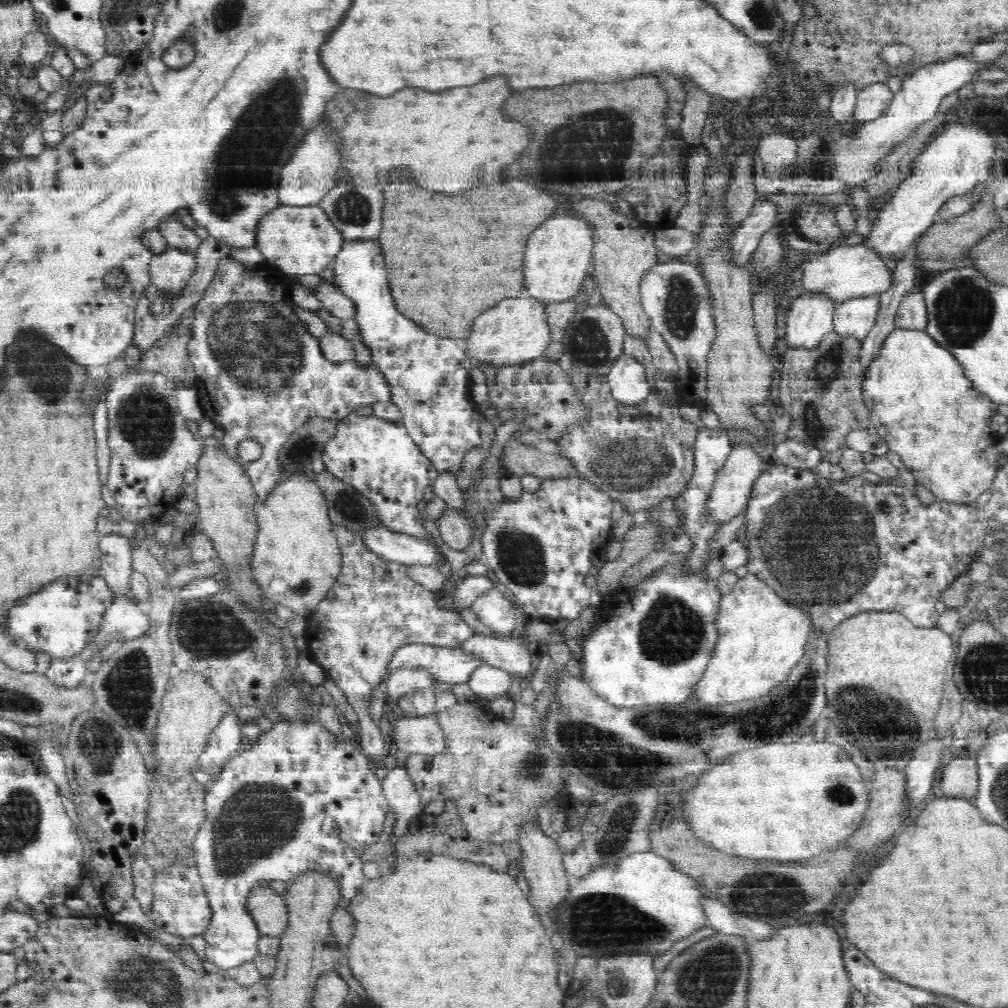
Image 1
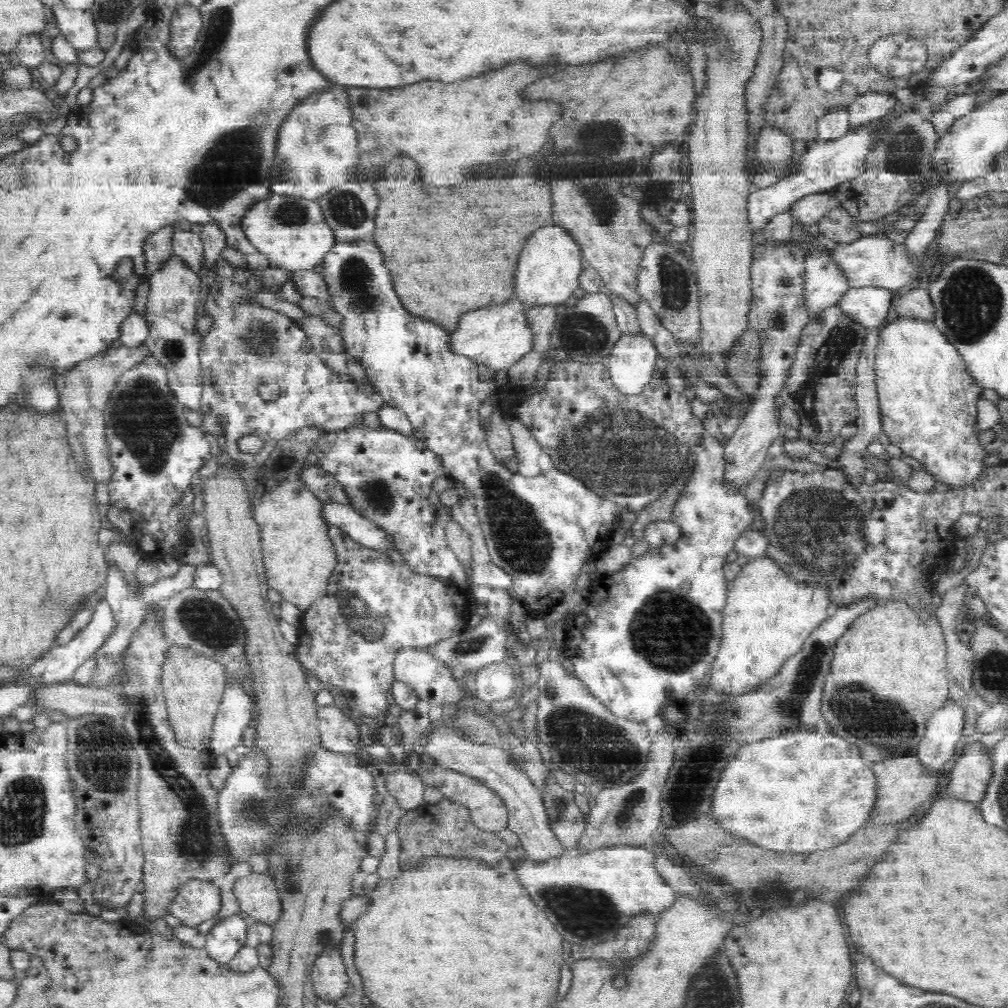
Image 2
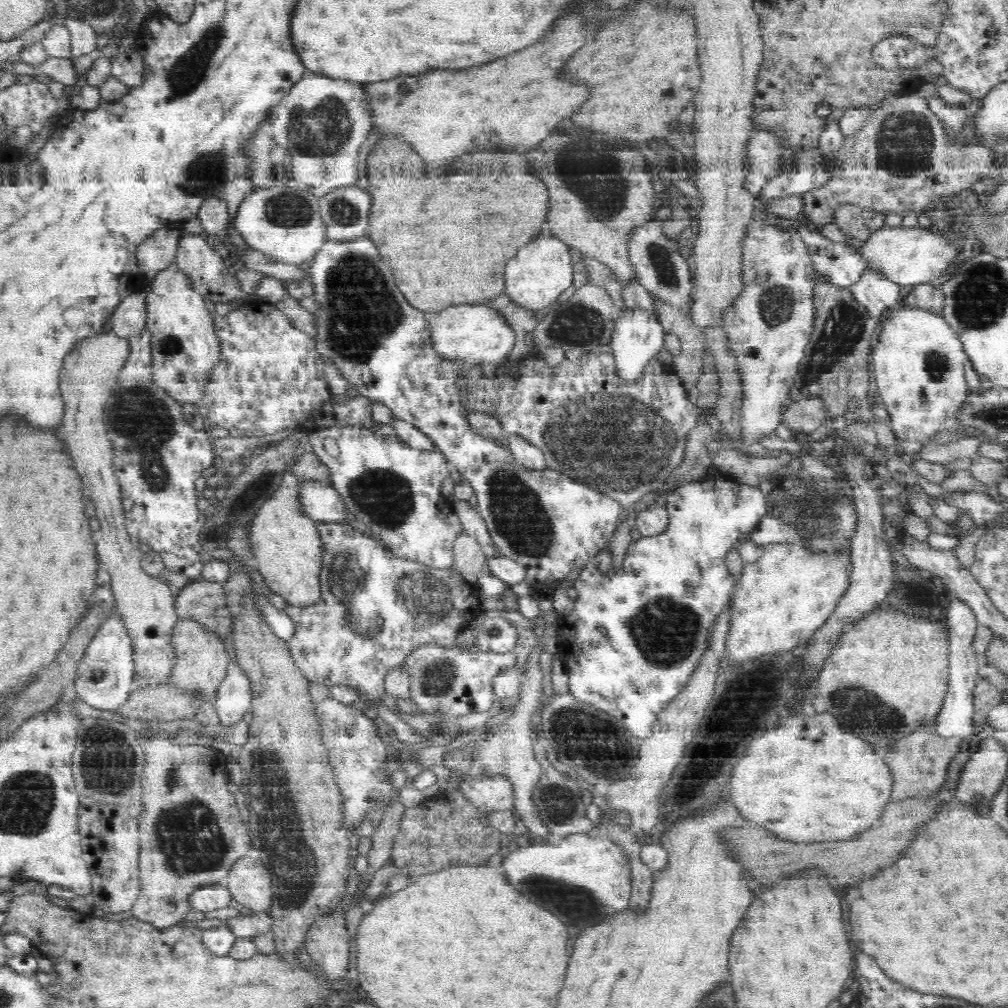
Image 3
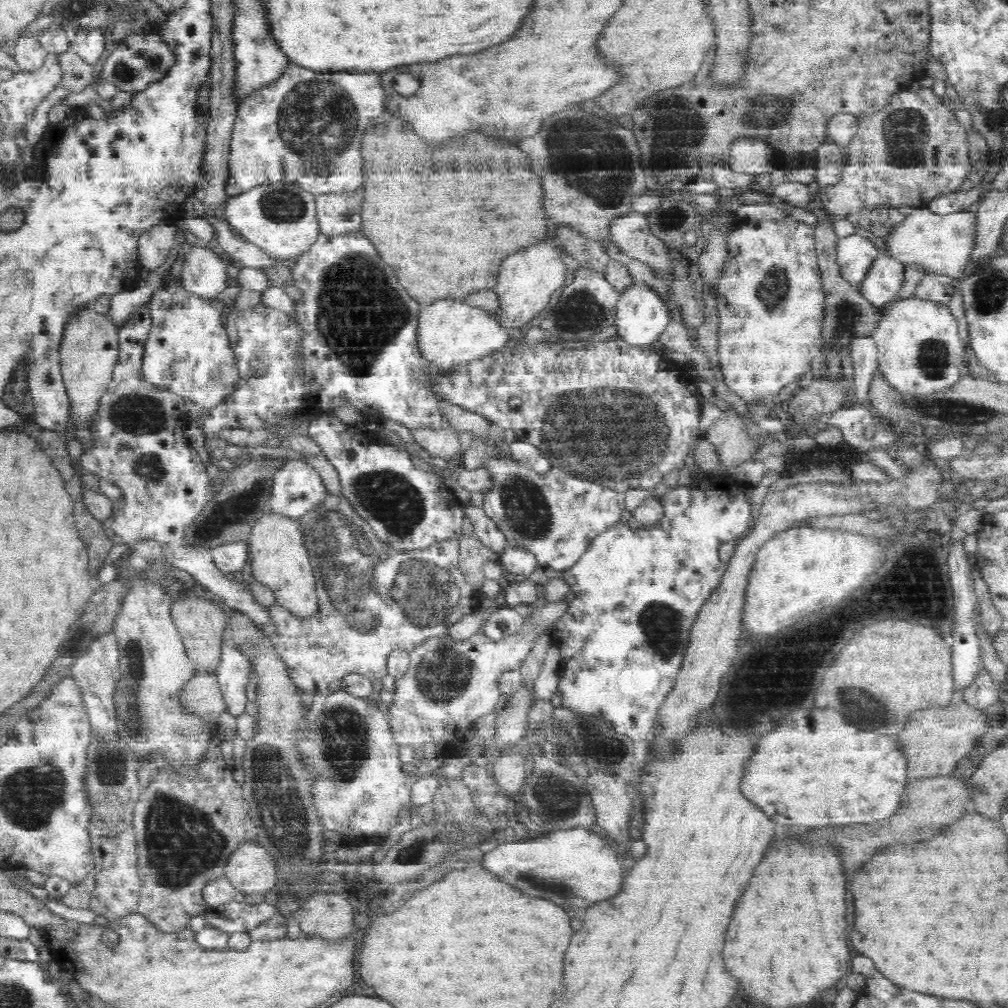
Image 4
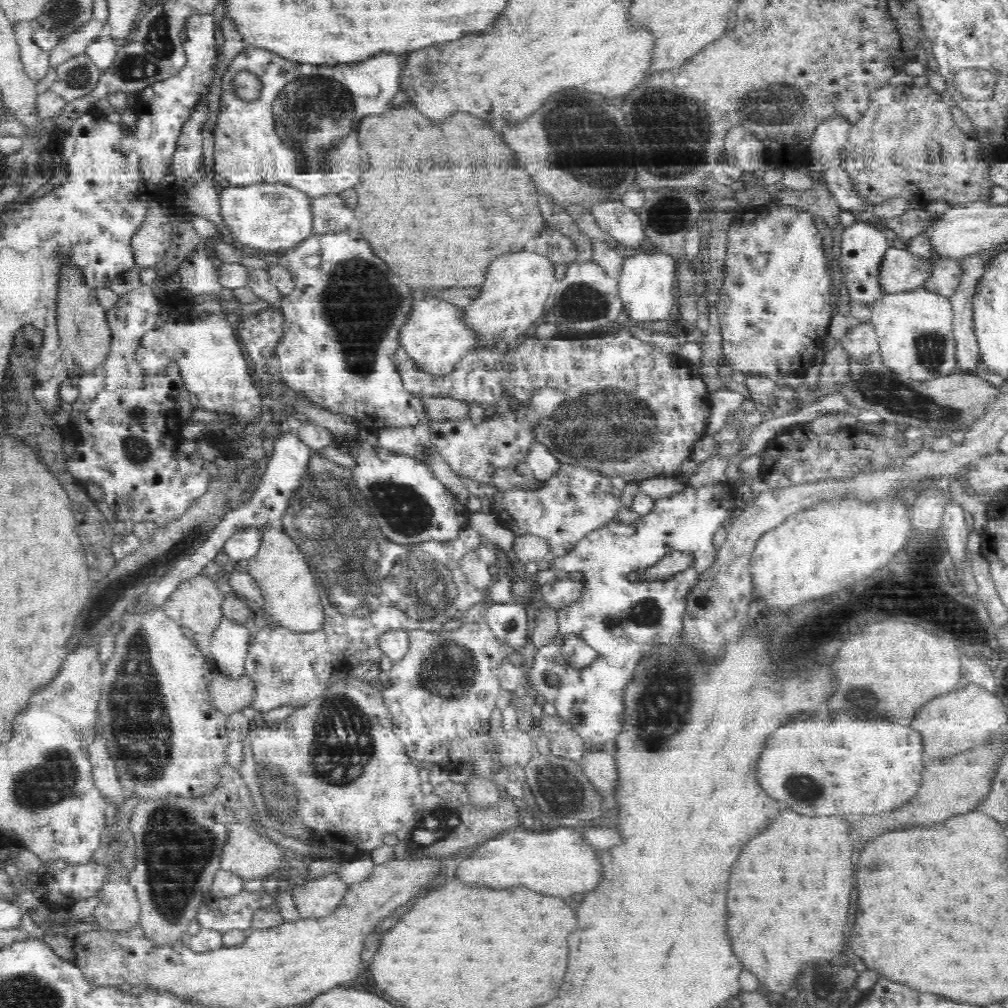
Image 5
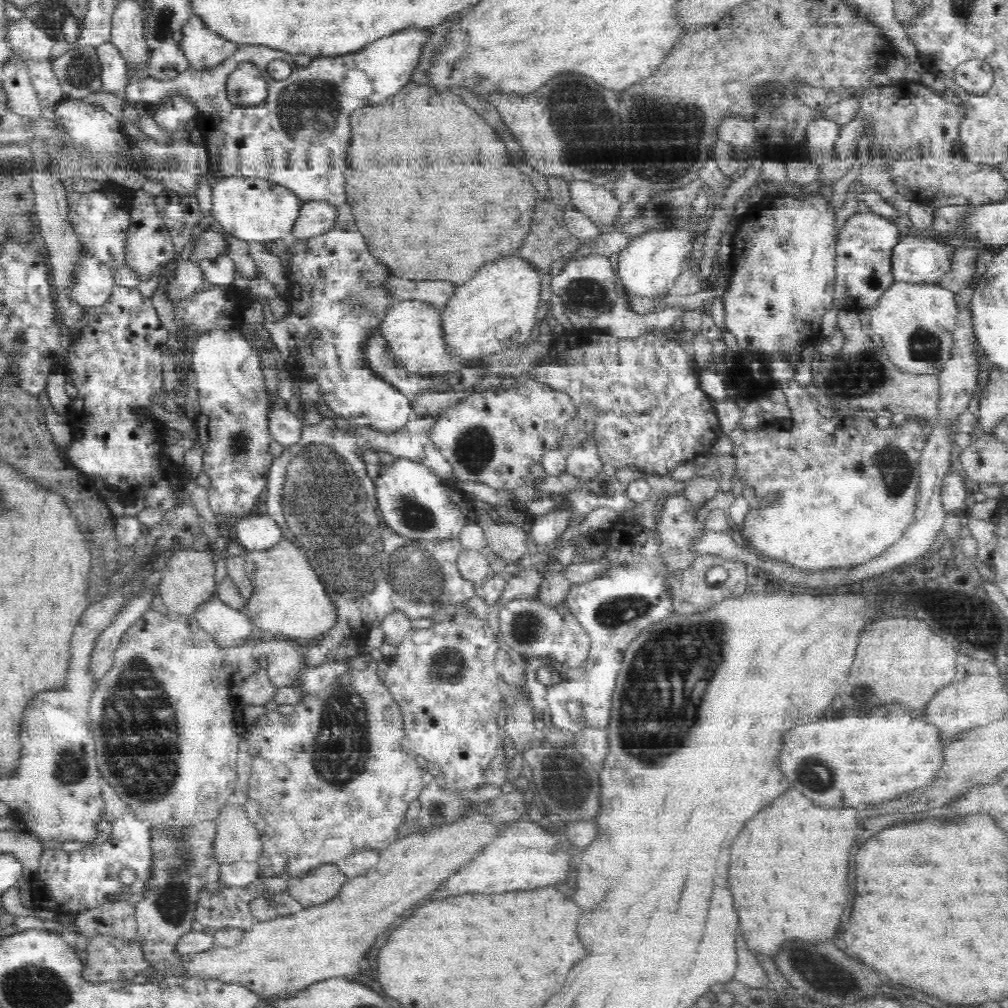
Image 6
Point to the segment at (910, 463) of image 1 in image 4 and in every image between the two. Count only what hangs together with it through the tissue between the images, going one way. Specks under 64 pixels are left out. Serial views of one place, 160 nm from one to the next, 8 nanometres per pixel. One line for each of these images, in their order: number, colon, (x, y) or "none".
2: (928, 399)
3: (918, 358)
4: (919, 347)

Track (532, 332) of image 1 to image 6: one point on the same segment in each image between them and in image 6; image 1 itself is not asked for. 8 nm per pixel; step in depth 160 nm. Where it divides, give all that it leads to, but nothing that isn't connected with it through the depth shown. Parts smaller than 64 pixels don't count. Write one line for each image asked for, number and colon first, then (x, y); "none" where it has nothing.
2: (497, 336)
3: (470, 334)
4: (449, 333)
5: (433, 335)
6: (411, 329)

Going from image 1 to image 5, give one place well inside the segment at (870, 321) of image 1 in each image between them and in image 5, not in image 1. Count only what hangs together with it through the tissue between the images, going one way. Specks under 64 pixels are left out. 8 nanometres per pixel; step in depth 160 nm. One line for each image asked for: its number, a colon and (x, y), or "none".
2: (869, 305)
3: (874, 290)
4: (883, 283)
5: (901, 270)

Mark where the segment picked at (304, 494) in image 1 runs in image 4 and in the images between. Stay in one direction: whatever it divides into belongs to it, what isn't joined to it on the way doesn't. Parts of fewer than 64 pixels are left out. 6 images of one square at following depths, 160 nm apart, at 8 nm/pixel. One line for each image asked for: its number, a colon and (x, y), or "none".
2: (298, 556)
3: (285, 547)
4: (279, 560)

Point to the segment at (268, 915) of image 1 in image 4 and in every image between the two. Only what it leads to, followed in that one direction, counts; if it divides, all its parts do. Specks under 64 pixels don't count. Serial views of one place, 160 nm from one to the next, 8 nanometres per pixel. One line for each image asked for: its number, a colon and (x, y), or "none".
2: (256, 893)
3: (249, 880)
4: (252, 868)

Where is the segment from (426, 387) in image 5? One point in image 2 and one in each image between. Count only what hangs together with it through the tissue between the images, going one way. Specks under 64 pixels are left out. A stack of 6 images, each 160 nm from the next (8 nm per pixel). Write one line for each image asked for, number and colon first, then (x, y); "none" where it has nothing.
2: (628, 448)
3: (622, 436)
4: (619, 413)

